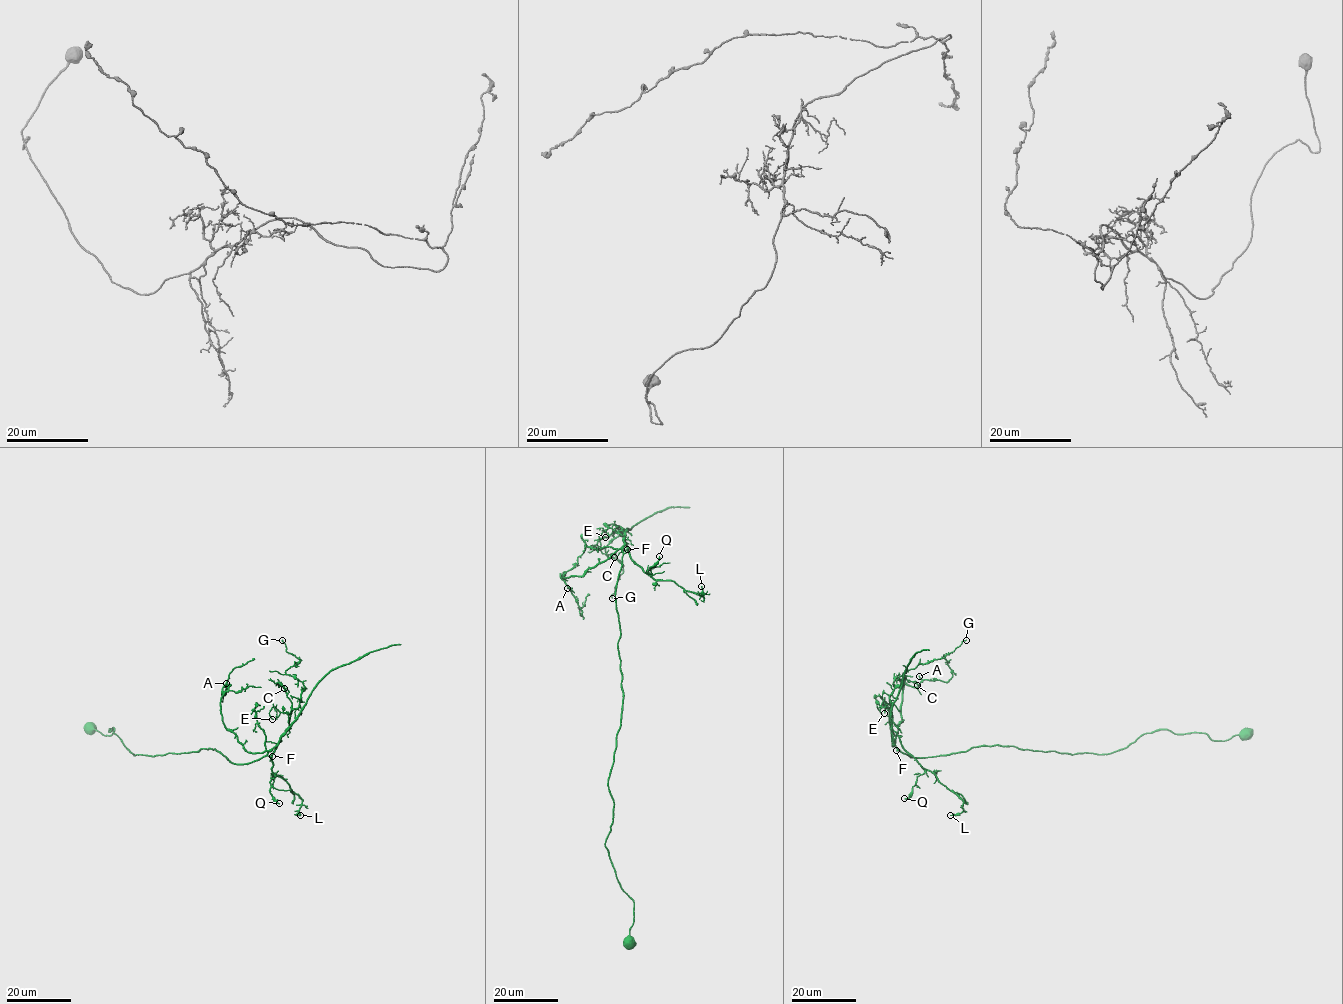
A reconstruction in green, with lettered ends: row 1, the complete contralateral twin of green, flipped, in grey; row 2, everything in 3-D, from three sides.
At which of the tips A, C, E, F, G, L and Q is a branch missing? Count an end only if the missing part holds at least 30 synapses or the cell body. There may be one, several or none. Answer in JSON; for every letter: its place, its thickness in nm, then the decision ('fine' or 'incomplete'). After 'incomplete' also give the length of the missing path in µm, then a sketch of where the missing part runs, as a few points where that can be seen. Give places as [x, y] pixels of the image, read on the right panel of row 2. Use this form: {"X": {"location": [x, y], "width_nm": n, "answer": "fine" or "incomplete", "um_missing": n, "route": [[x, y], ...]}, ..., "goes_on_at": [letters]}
{"A": {"location": [919, 676], "width_nm": 120, "answer": "fine"}, "C": {"location": [917, 685], "width_nm": 190, "answer": "fine"}, "E": {"location": [884, 713], "width_nm": 110, "answer": "fine"}, "F": {"location": [896, 750], "width_nm": 130, "answer": "fine"}, "G": {"location": [966, 640], "width_nm": 110, "answer": "fine"}, "L": {"location": [950, 815], "width_nm": 110, "answer": "fine"}, "Q": {"location": [904, 798], "width_nm": 140, "answer": "fine"}, "goes_on_at": []}

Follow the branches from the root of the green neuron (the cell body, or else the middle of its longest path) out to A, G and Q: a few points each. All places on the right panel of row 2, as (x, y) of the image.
A: (1245, 732), (1213, 741), (1158, 730), (1107, 754), (1000, 745), (912, 757), (891, 744), (903, 685), (919, 676)
G: (1245, 732), (1213, 741), (1158, 730), (1107, 754), (1000, 745), (908, 756), (892, 738), (890, 694), (966, 640)
Q: (1245, 732), (1213, 741), (1158, 730), (1107, 754), (1000, 745), (917, 758), (893, 732), (925, 772), (904, 798)

